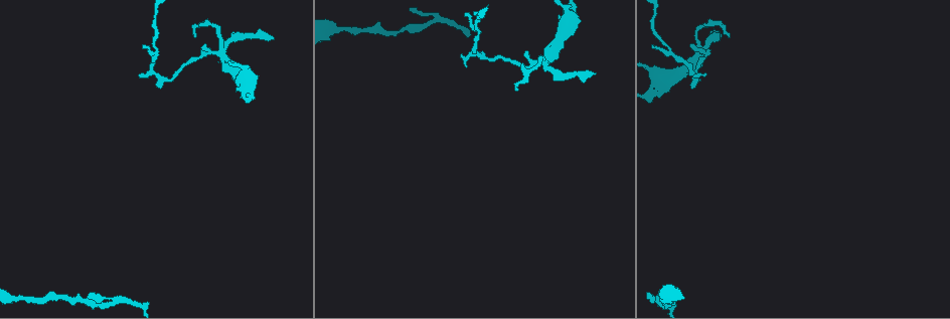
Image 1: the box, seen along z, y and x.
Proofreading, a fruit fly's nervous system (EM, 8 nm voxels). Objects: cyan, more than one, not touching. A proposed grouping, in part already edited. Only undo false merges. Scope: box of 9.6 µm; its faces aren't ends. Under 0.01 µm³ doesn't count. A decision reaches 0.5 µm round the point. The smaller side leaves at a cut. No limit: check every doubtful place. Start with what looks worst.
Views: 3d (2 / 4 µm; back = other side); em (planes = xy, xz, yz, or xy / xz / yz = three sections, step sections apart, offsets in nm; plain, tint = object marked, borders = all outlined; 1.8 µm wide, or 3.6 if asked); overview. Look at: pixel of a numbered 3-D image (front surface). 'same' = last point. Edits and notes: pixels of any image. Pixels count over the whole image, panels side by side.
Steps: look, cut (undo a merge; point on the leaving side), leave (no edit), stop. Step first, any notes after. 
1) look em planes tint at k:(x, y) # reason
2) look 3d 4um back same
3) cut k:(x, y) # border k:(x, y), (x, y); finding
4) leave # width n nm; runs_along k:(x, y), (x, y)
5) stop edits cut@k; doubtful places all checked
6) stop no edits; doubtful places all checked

look em planes tint at 1:(546, 60) # abrupt turn

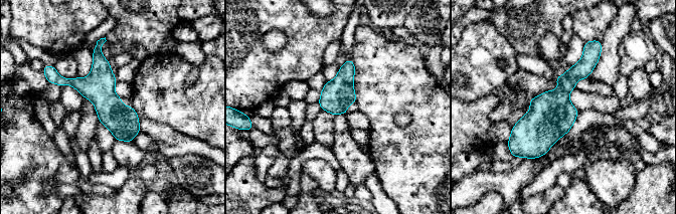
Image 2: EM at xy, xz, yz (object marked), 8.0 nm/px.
leave # runs_along 2:(595, 53), (566, 82), (529, 154); all the same neuron

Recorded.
look 3d 4um at 1:(248, 85) # three-way junction

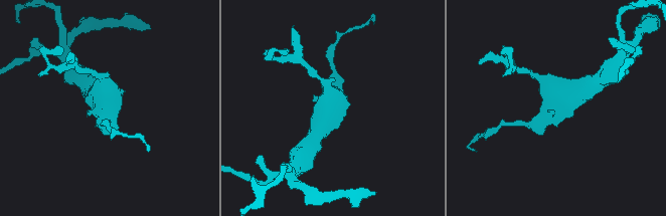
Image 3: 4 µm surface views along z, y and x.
look em 3.6um planes plain at 3:(552, 107) # arms 3; shape alone is not enough

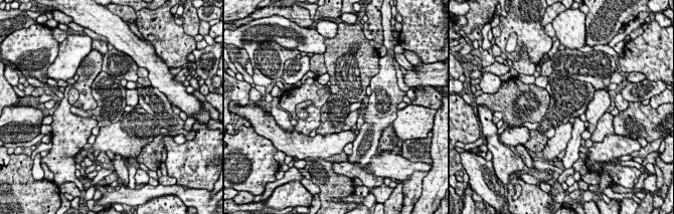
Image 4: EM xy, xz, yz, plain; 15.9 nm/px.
look em 3.6um planes tint same # where the object lies

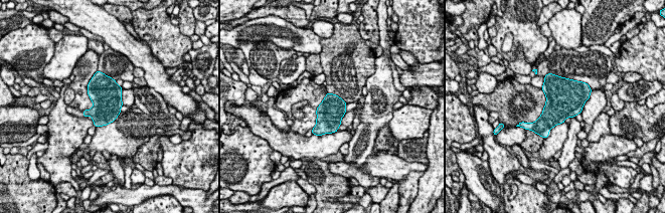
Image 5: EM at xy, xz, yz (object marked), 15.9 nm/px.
leave # width 420 nm; one neuron here

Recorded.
look em planes tint at 1:(162, 78) # abrupt turn

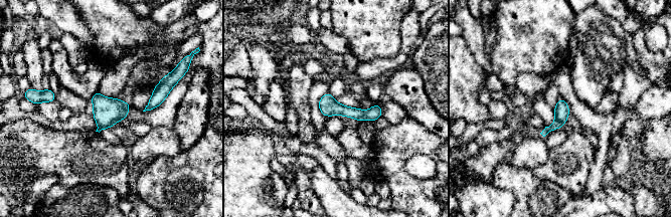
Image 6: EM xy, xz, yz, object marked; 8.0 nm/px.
leave # runs_along 6:(321, 101), (359, 115), (379, 114); one neuron here

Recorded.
stop no edits; doubtful places all checked

